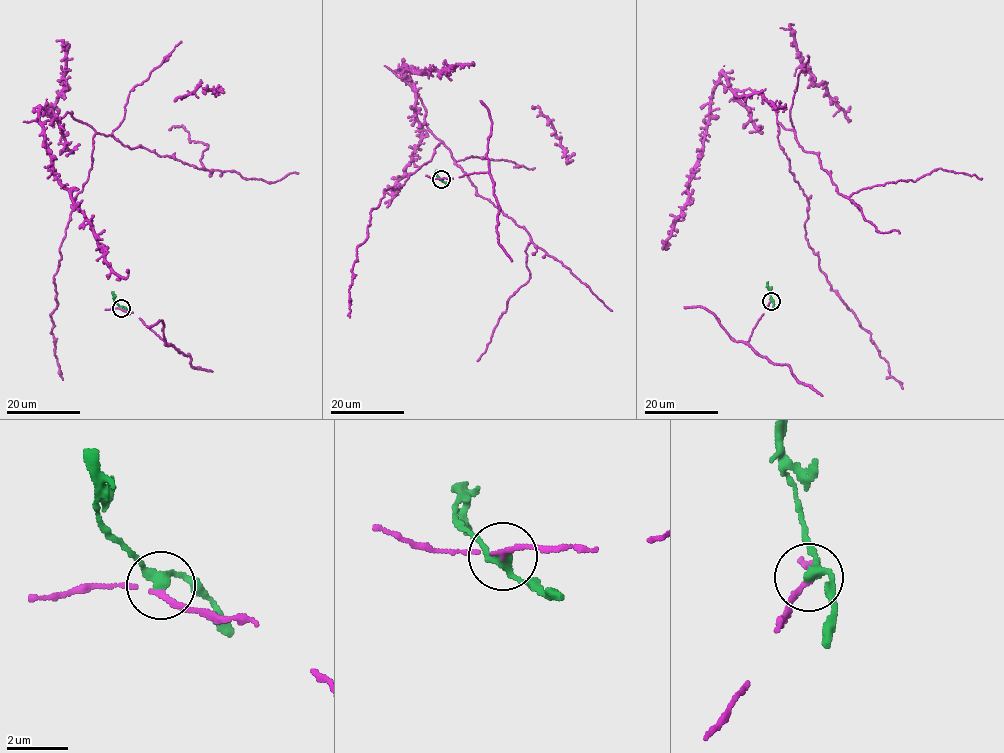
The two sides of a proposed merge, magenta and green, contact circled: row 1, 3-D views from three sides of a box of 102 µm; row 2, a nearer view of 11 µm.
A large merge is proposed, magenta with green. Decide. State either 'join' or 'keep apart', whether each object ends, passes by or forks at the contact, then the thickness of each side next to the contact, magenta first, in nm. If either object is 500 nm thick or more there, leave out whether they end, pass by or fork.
keep apart | magenta passes by | green passes by | 140/280 nm

